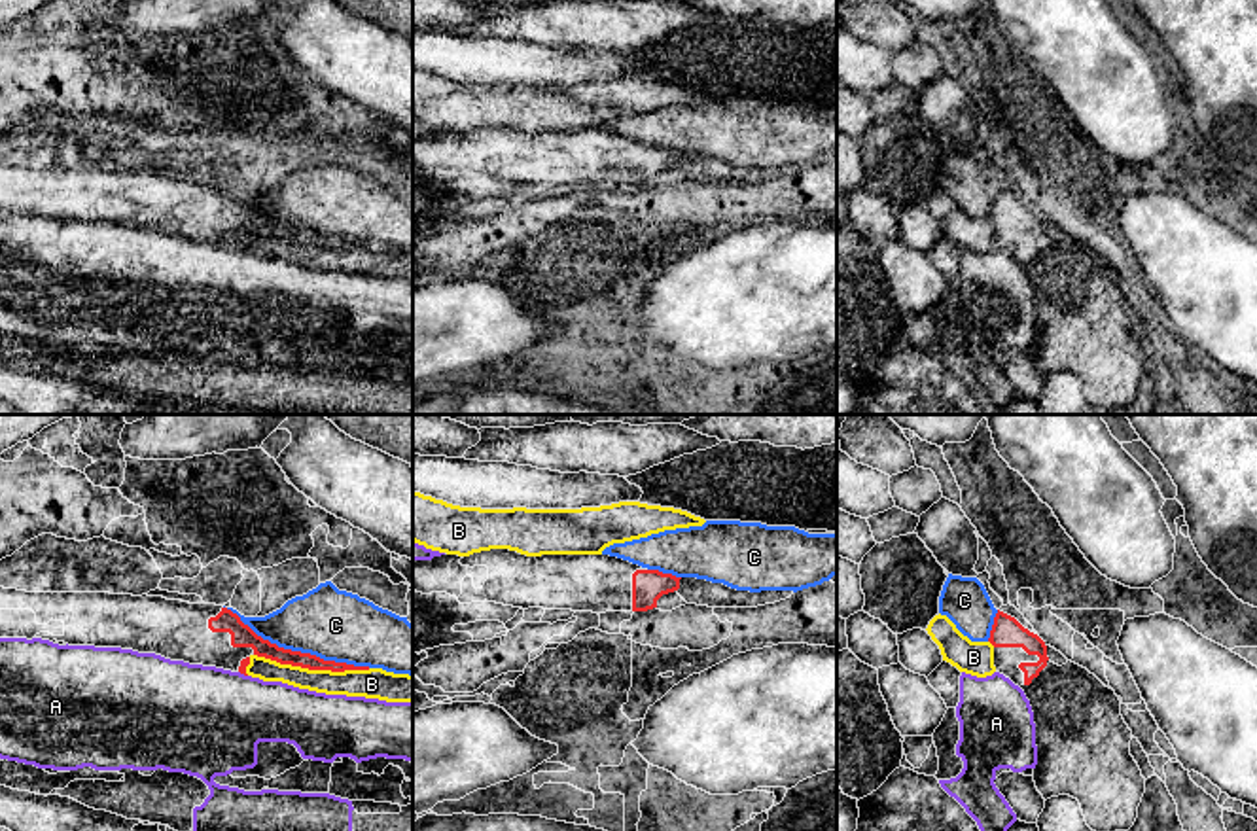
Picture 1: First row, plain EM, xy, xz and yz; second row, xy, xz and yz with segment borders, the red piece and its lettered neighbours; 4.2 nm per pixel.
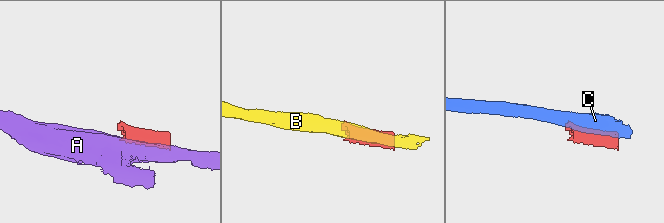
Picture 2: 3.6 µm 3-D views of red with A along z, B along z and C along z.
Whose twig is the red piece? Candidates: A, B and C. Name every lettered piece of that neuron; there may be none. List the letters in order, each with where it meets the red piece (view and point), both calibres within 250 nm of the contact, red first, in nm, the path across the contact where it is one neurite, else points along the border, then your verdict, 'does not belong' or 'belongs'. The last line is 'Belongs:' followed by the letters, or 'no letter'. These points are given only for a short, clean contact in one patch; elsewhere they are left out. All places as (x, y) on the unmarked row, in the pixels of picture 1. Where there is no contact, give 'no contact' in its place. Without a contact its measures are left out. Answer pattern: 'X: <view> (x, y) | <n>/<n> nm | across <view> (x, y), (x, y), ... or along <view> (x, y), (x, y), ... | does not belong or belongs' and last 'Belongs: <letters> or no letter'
A: xy (243, 248) | 40/460 nm | does not belong
B: xy (313, 245) | 80/120 nm | does not belong
C: xy (298, 228) | 100/300 nm | does not belong
Belongs: no letter

